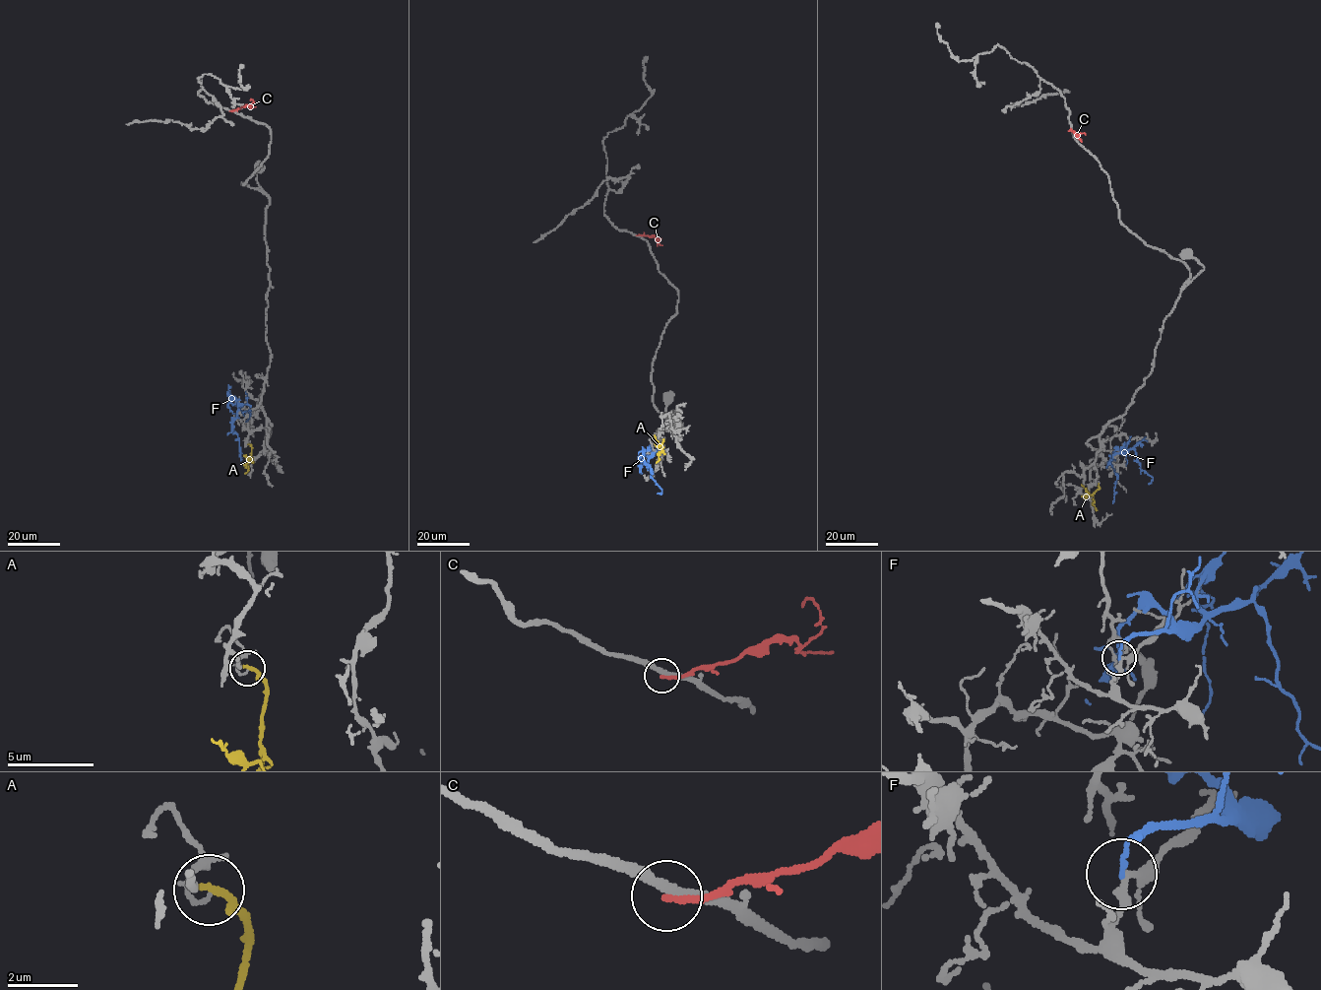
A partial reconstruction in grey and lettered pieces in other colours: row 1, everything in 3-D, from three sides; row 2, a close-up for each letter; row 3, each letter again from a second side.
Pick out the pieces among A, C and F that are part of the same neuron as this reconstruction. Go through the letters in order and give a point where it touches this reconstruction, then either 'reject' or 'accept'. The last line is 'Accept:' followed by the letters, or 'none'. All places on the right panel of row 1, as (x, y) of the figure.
A: meets grey at (1099, 484); reject
C: meets grey at (1071, 127); reject
F: meets grey at (1113, 457); reject
Accept: none

